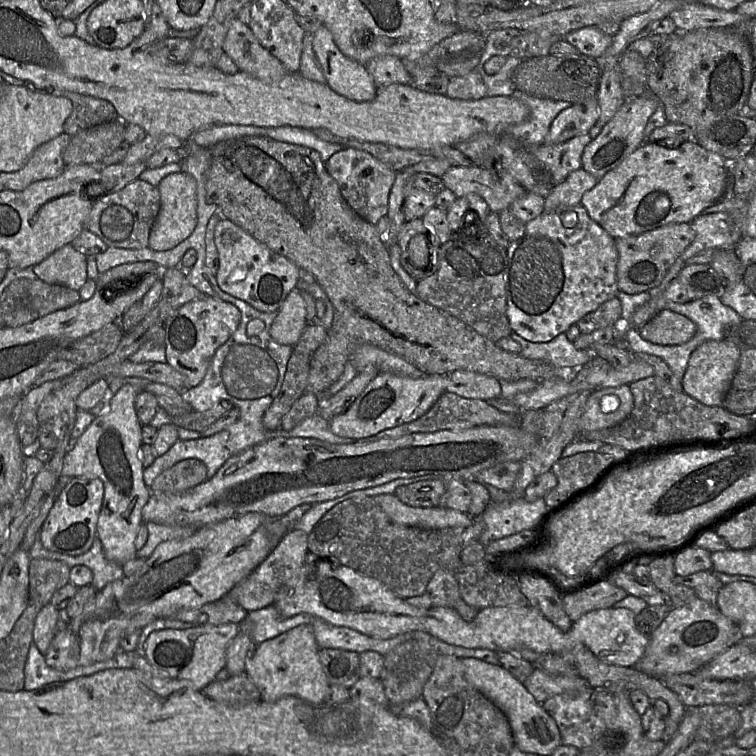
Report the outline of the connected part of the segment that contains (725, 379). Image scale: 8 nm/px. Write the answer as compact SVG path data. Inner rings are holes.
M723 339L708 340L699 345L691 354L682 378L683 391L707 406L722 406L738 369L742 347Z

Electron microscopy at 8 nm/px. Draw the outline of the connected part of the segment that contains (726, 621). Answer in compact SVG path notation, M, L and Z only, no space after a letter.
M697 597L684 606L671 608L662 623L650 634L643 656L633 667L656 678L693 673L715 656L738 644L743 638L739 627L717 606L712 606Z

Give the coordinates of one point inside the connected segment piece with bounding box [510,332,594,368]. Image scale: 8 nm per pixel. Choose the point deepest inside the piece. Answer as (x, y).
(560, 352)

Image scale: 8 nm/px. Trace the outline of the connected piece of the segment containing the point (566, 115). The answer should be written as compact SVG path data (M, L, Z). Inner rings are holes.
M597 98L582 104L573 104L557 115L543 143L562 143L578 134L589 132L598 118L599 104Z

